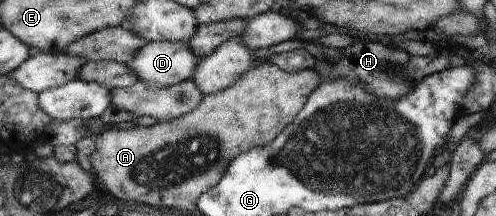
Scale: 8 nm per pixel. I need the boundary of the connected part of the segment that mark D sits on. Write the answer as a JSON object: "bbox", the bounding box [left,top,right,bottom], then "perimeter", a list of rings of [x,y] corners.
{"bbox":[127,41,200,88],"perimeter":[[[149,41],[127,66],[139,80],[164,88],[195,78],[200,59],[188,42]]]}

